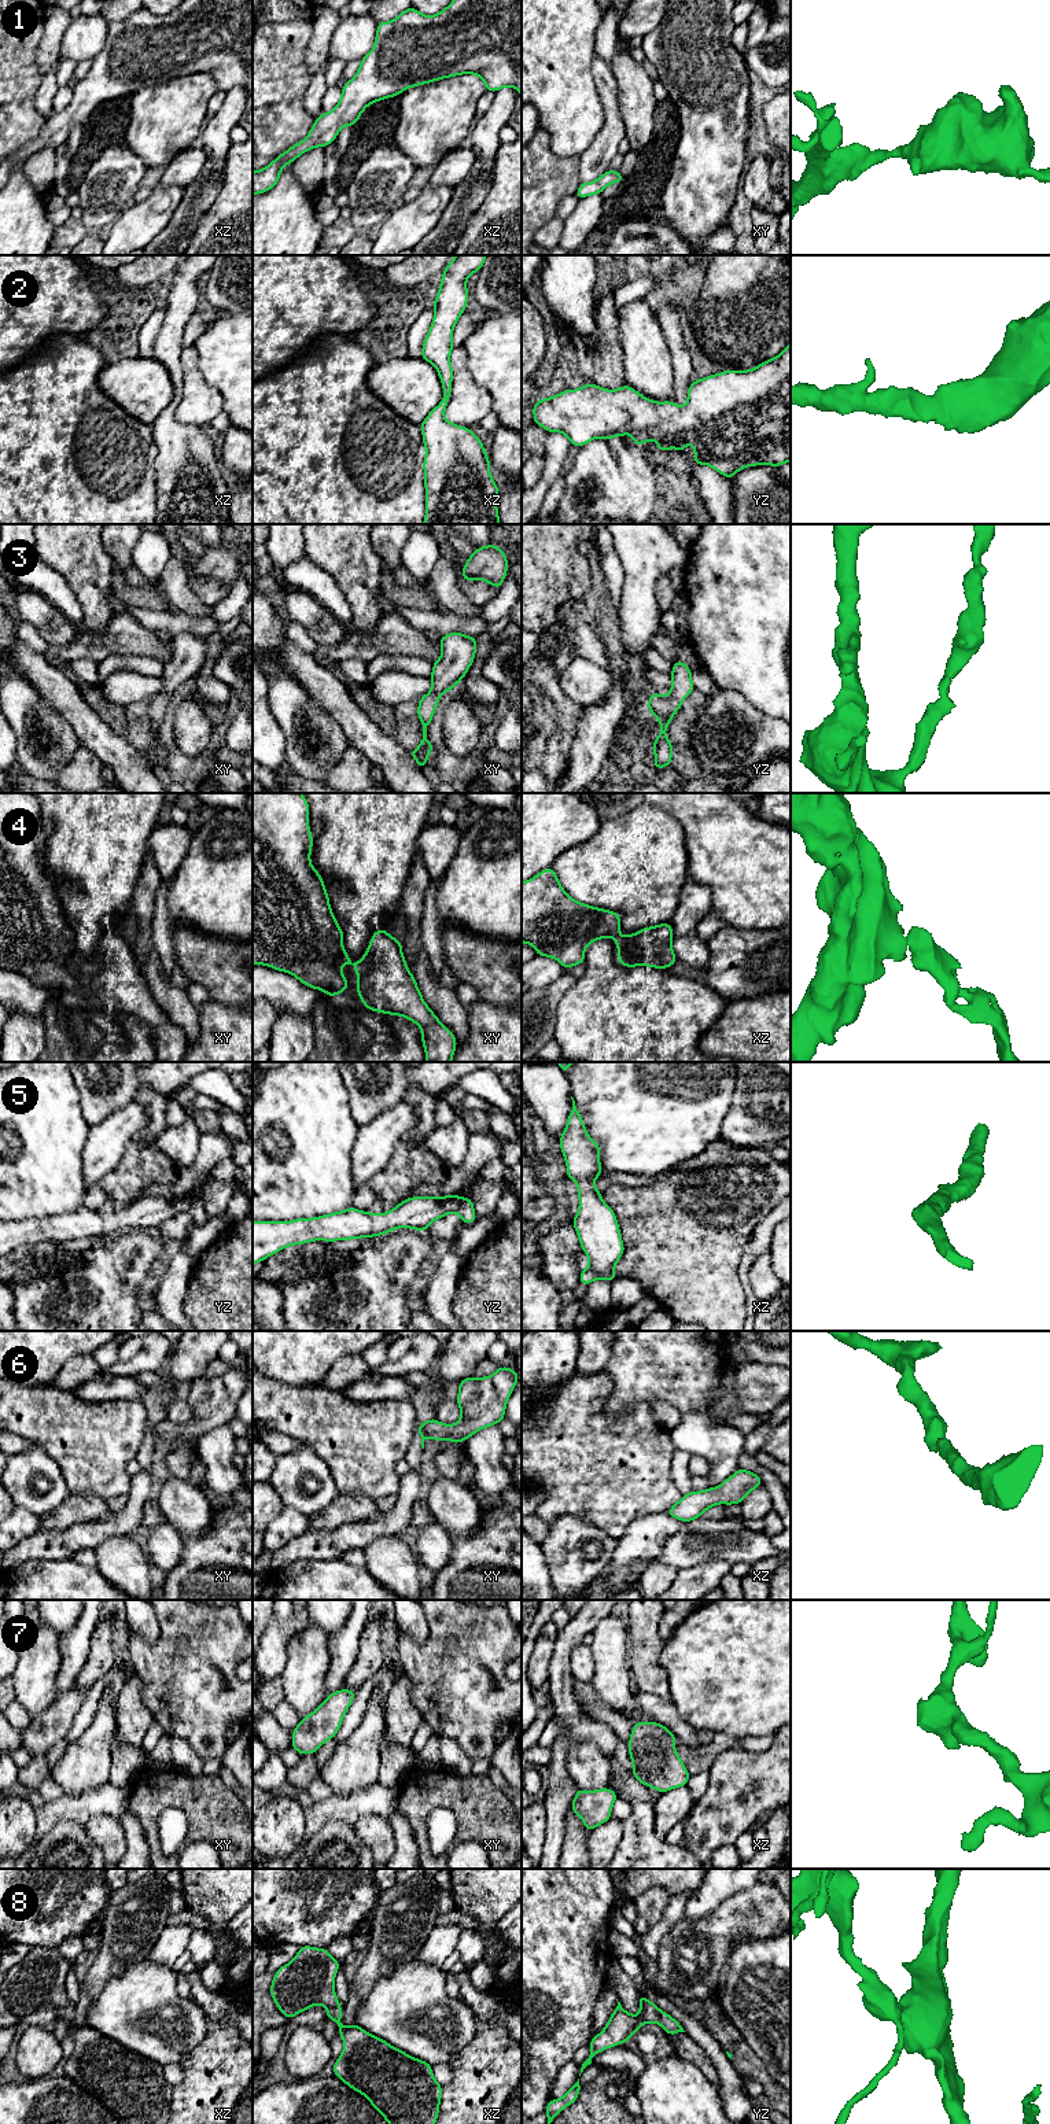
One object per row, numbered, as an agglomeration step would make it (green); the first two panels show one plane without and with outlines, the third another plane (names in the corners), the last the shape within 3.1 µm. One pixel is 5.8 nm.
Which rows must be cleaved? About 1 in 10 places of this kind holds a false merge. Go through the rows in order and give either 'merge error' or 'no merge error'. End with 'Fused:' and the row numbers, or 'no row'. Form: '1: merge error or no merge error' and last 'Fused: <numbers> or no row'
1: no merge error
2: no merge error
3: no merge error
4: no merge error
5: no merge error
6: no merge error
7: no merge error
8: no merge error
Fused: no row

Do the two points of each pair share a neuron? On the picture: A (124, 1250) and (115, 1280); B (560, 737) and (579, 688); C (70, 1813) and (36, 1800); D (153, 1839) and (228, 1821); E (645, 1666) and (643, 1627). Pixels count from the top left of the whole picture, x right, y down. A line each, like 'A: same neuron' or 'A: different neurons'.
A: same neuron
B: different neurons
C: same neuron
D: same neuron
E: same neuron

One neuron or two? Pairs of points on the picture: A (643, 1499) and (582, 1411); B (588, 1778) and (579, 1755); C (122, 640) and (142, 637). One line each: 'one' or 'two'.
A: one
B: one
C: one

